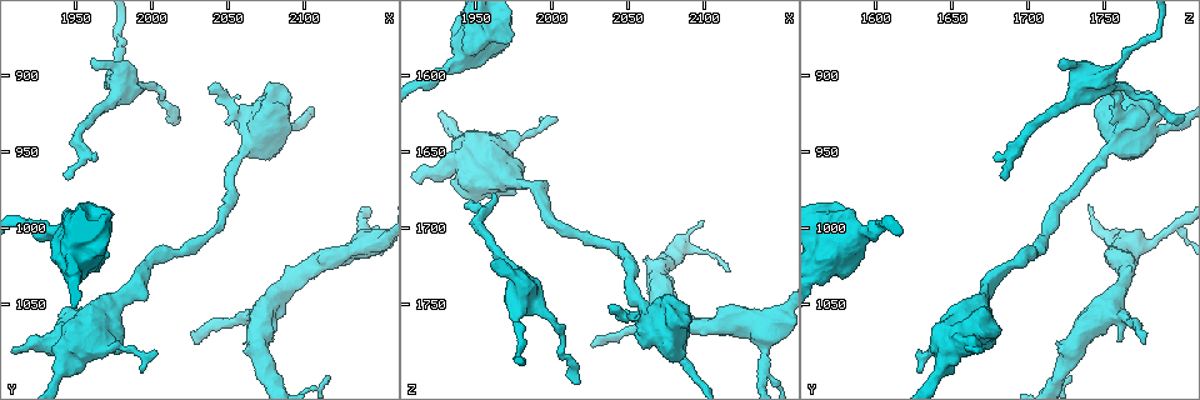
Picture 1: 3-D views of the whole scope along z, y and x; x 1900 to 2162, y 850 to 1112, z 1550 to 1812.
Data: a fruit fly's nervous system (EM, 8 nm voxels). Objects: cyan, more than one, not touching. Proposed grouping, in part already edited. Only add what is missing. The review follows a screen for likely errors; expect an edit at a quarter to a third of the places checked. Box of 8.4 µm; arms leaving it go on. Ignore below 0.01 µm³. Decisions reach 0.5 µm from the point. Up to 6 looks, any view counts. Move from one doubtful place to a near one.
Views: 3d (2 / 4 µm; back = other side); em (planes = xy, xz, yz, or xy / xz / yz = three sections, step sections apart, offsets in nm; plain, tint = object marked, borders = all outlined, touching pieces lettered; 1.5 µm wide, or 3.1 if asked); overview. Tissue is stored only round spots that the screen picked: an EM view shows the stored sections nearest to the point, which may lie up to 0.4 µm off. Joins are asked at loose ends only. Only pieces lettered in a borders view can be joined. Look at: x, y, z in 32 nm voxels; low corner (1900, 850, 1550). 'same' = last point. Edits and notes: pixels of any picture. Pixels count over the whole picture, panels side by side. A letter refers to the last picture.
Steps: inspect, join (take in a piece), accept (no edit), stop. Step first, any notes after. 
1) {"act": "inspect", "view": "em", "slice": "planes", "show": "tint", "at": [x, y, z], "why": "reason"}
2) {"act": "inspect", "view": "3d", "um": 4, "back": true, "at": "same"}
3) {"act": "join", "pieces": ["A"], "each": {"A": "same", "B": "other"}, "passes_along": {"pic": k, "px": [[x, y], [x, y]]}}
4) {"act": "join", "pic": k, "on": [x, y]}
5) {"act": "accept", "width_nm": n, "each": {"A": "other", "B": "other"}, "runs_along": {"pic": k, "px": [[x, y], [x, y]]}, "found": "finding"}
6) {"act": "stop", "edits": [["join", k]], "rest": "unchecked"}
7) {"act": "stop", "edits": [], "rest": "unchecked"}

{"act": "inspect", "view": "em", "slice": "planes", "show": "borders", "at": [2026, 1076, 1776], "why": "an open end"}

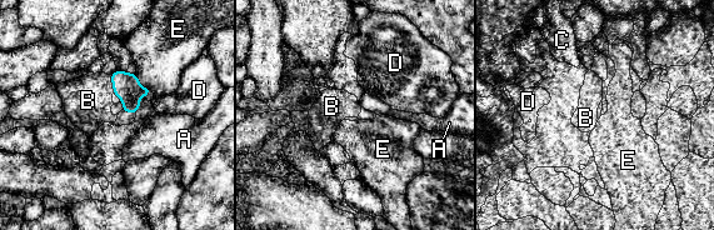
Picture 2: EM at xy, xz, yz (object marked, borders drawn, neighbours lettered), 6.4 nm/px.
{"act": "join", "pieces": ["B"], "width_nm": 140, "each": {"A": "other", "B": "same", "C": "other", "D": "other", "E": "other"}, "found": "the cell continues"}

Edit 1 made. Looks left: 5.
{"act": "inspect", "view": "3d", "um": 2, "at": [1972, 990, 1580]}

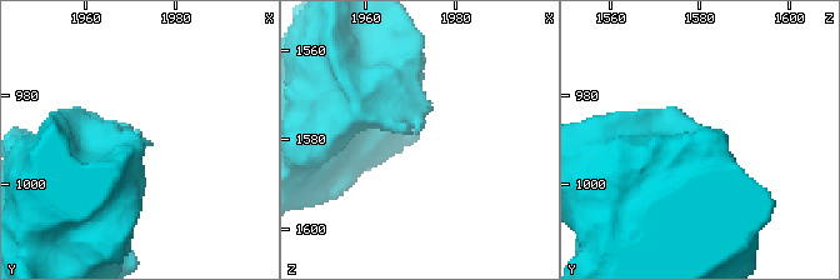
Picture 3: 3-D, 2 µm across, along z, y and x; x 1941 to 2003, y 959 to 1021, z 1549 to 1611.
{"act": "inspect", "view": "em", "slice": "xz", "step": 4, "show": "borders", "at": [1973, 989, 1578]}

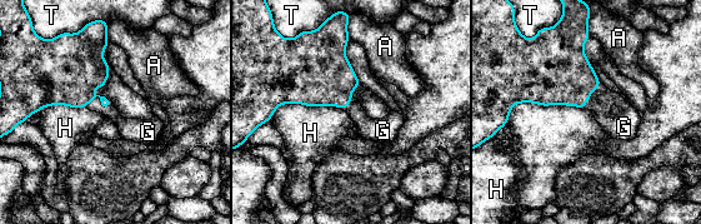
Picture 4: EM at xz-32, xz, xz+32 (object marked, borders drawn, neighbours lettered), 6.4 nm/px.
{"act": "join", "pieces": ["G"], "each": {"A": "other", "G": "same", "H": "other", "T": "other"}, "passes_along": {"pic": 4, "px": [[70, 79], [101, 101], [129, 129]]}, "found": "it goes on there"}

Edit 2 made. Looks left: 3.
{"act": "stop", "edits": [["join", 2], ["join", 4]], "rest": "unchecked"}

